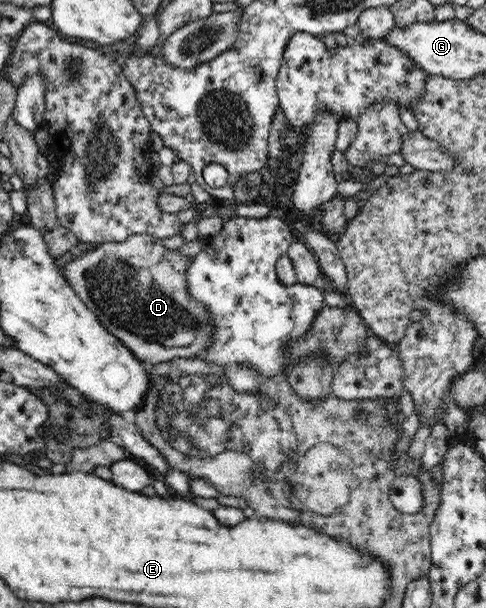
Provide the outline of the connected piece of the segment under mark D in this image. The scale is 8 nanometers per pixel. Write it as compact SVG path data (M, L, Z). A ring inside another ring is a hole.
M148 234L130 235L124 242L105 242L59 269L102 326L147 365L174 358L194 359L214 334L205 306L192 298L186 267L192 256L162 245Z

